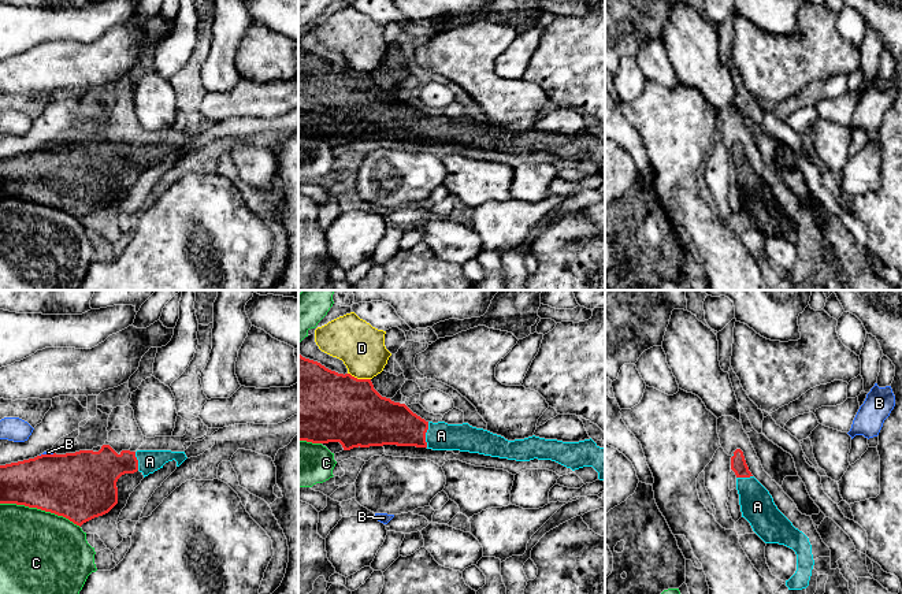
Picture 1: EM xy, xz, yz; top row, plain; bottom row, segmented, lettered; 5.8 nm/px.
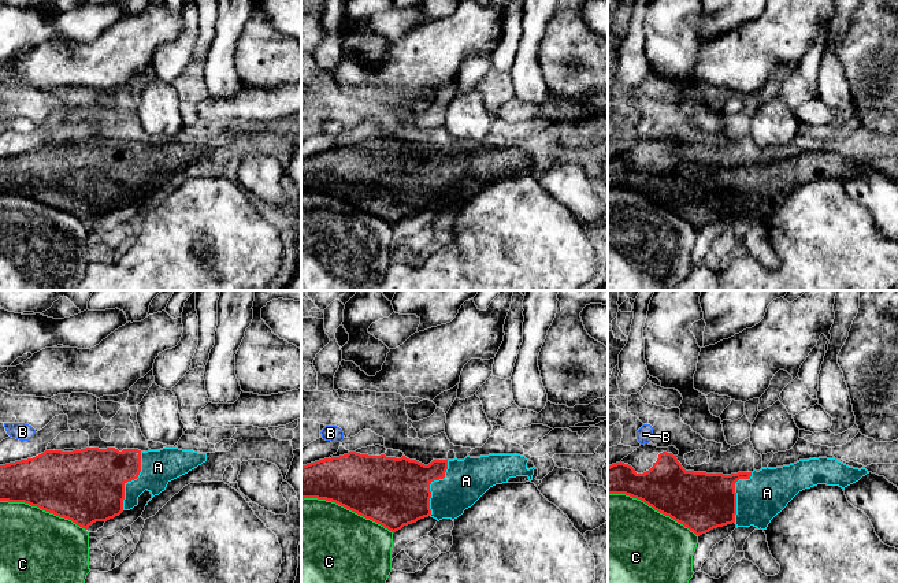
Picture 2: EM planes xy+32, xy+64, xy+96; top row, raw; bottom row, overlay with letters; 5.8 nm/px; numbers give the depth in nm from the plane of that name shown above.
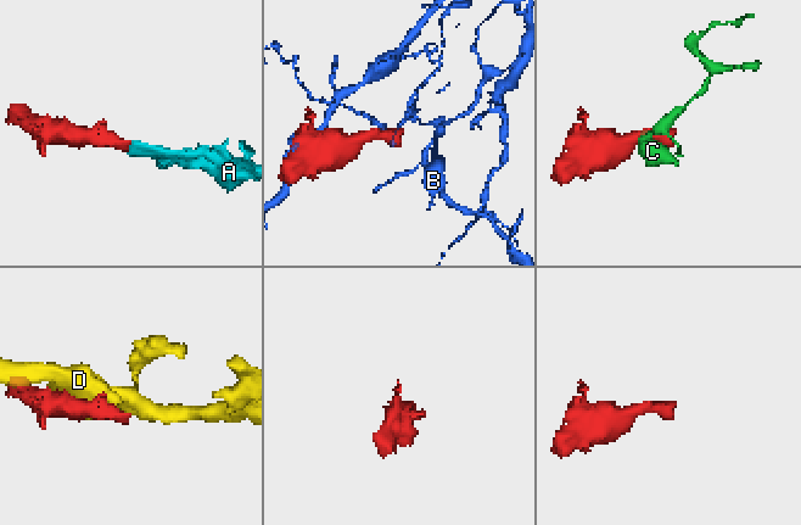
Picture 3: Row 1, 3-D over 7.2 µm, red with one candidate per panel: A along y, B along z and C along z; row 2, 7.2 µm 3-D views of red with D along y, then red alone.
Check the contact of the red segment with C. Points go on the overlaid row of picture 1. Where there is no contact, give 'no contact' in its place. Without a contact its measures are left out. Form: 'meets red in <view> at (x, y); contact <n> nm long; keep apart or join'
meets red in xy at (40, 508); contact 500 nm long; keep apart

